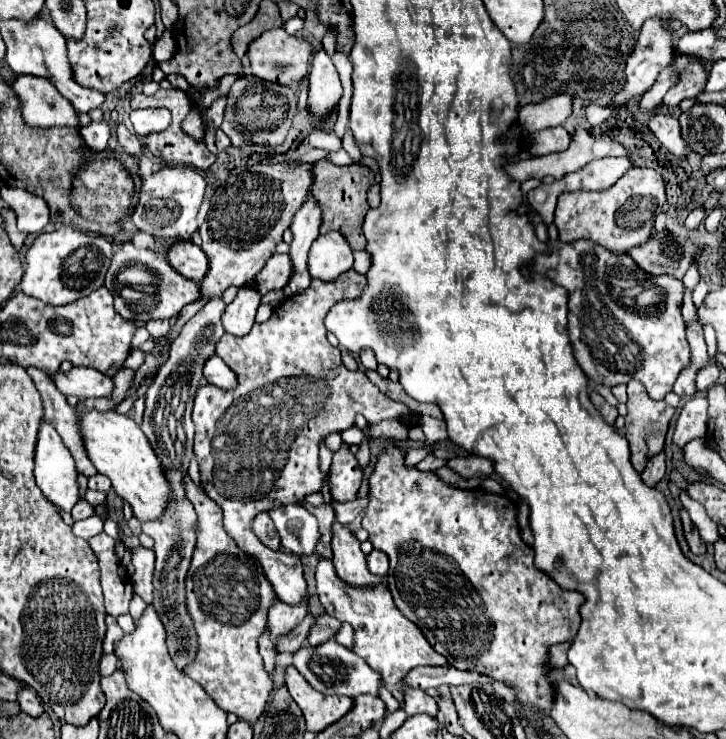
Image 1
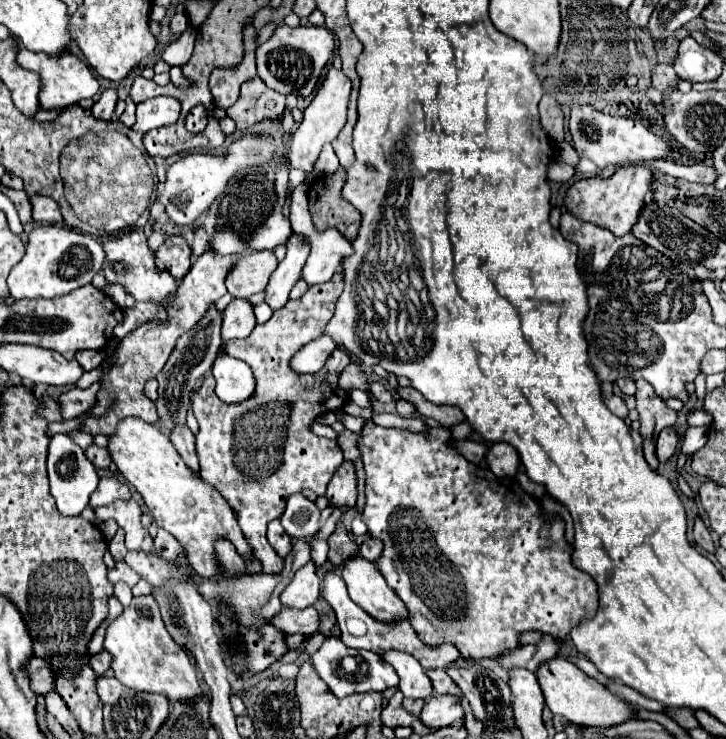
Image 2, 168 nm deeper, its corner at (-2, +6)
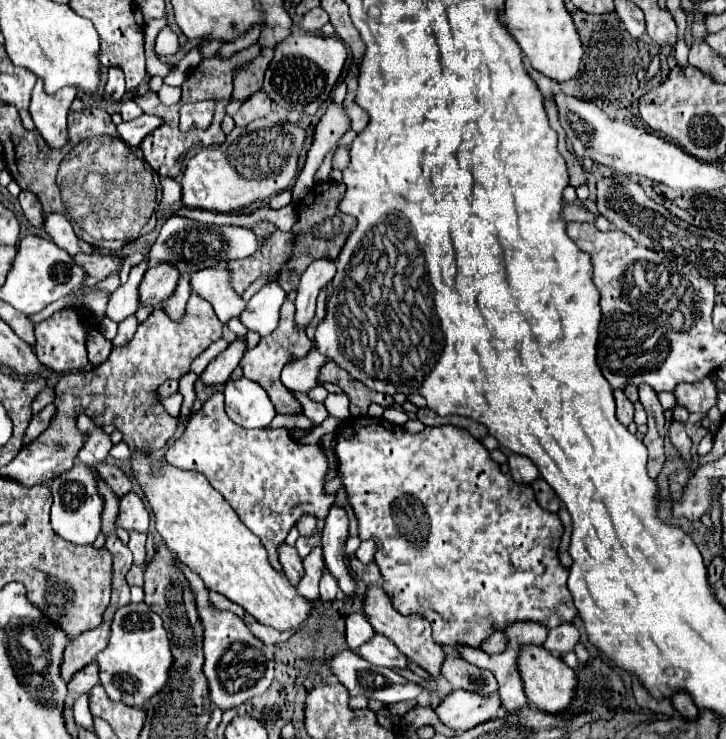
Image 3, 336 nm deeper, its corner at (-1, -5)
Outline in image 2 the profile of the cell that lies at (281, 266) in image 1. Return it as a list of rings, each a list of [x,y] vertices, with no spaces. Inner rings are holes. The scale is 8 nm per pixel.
[[[271,250],[241,256],[225,280],[229,294],[233,298],[249,298],[257,292],[263,292],[277,264],[279,260]]]

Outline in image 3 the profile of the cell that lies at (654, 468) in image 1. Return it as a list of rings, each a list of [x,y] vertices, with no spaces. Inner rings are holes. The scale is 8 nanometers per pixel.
[[[672,419],[668,433],[670,433],[670,439],[672,439],[674,447],[680,451],[682,459],[690,459],[690,445],[692,445],[692,443],[690,443],[690,439],[688,439],[686,431],[684,431],[684,423],[682,423],[682,421]]]

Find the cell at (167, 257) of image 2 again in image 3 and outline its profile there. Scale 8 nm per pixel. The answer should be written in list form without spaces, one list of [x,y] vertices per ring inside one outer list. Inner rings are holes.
[[[158,263],[150,267],[144,273],[144,279],[140,281],[140,287],[138,287],[140,303],[154,307],[166,301],[174,293],[178,277],[180,273],[174,271],[174,267],[166,267],[166,263]]]

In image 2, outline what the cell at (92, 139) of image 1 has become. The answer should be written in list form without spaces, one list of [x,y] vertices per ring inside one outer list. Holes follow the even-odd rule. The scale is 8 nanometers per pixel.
[[[105,90],[101,94],[101,98],[95,102],[95,106],[91,108],[93,116],[99,118],[99,120],[113,120],[115,102],[117,102],[117,92],[115,90]]]

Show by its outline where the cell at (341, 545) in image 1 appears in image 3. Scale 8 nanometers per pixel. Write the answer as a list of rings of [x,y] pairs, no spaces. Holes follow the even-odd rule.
[[[368,587],[368,593],[366,593],[366,599],[364,599],[364,613],[366,617],[370,619],[372,627],[376,633],[380,635],[386,635],[390,641],[396,643],[396,647],[414,663],[418,663],[430,677],[438,679],[440,677],[440,667],[444,663],[444,649],[442,645],[438,645],[434,639],[432,639],[432,633],[430,633],[430,623],[422,617],[422,615],[400,615],[394,607],[392,607],[392,601],[390,597],[386,595],[384,589],[380,587]]]

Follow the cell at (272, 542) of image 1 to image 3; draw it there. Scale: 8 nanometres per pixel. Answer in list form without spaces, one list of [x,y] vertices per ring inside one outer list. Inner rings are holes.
[[[284,543],[278,553],[280,553],[280,563],[282,563],[282,569],[284,569],[288,581],[296,587],[300,583],[300,579],[304,577],[304,567],[302,567],[302,559],[300,559],[298,551]]]

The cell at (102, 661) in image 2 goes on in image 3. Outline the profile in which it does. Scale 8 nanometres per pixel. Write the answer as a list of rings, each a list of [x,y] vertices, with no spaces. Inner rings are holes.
[[[96,661],[88,663],[86,667],[82,667],[80,671],[74,673],[74,677],[68,683],[68,693],[78,697],[78,695],[88,693],[94,685],[98,685],[98,665],[96,665]]]

